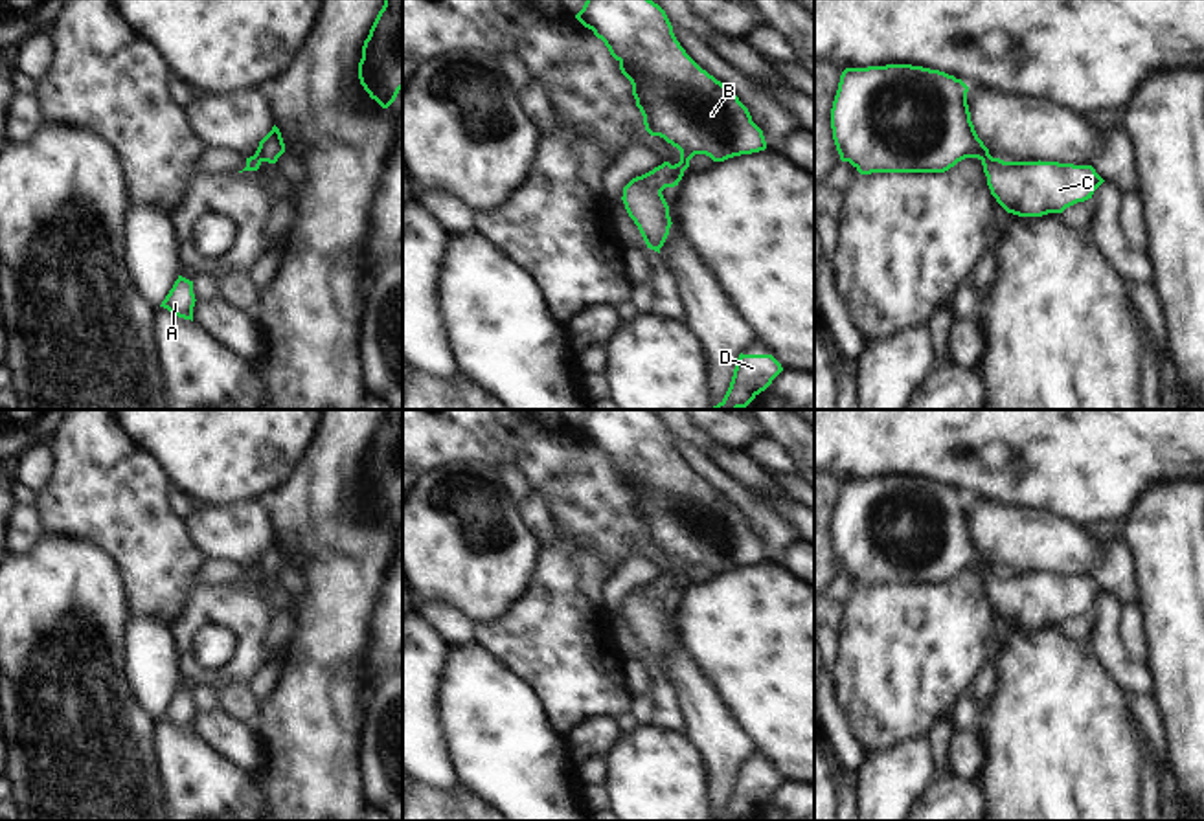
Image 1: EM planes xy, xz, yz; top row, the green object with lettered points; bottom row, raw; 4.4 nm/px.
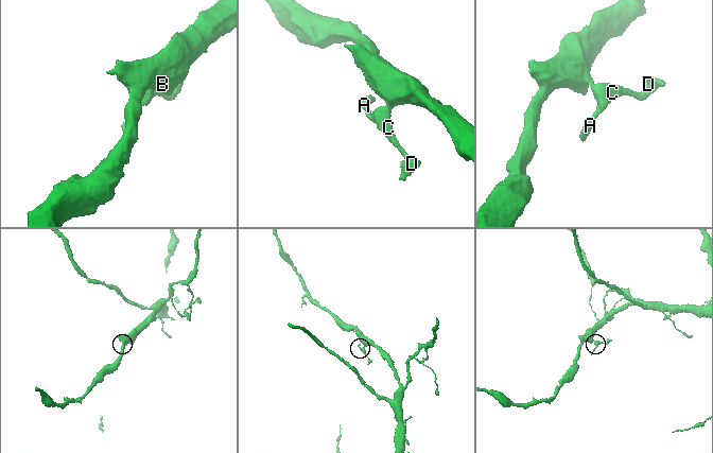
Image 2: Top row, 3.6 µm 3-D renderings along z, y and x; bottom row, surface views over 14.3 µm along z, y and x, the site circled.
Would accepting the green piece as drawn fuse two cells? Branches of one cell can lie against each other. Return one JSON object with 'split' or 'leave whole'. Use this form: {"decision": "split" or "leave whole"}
{"decision": "split"}

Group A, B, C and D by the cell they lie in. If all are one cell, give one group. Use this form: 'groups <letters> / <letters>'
groups A C D / B

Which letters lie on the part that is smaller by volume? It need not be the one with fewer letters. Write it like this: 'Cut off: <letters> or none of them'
Cut off: A, C, D

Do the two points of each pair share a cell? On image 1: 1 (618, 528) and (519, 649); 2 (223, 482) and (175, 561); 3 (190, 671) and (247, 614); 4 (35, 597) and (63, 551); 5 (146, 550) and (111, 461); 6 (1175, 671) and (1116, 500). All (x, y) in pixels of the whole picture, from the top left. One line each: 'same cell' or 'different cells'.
1: different cells
2: different cells
3: same cell
4: same cell
5: same cell
6: different cells

